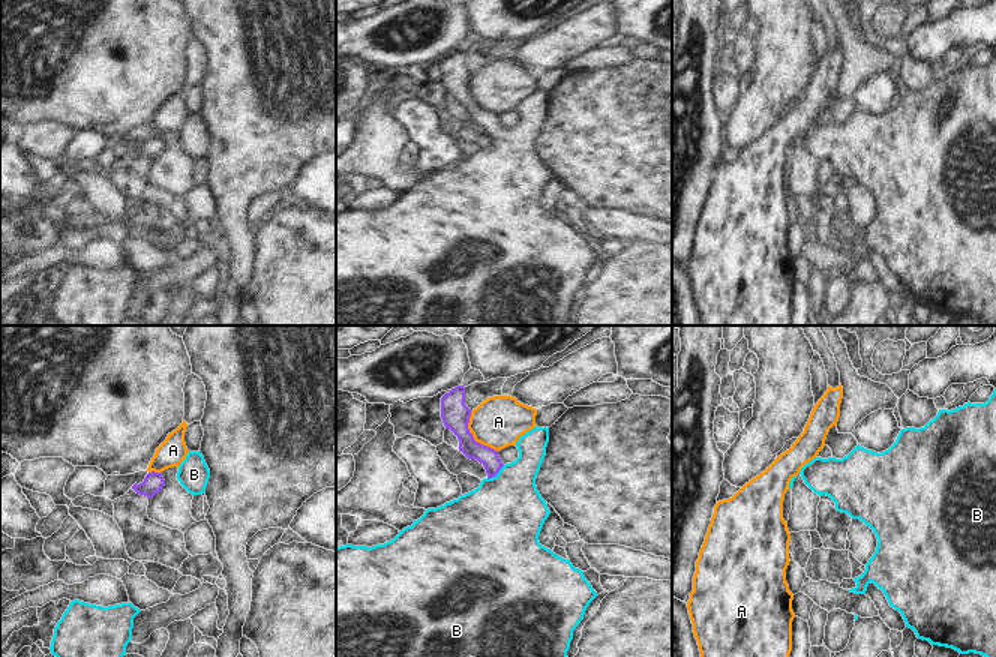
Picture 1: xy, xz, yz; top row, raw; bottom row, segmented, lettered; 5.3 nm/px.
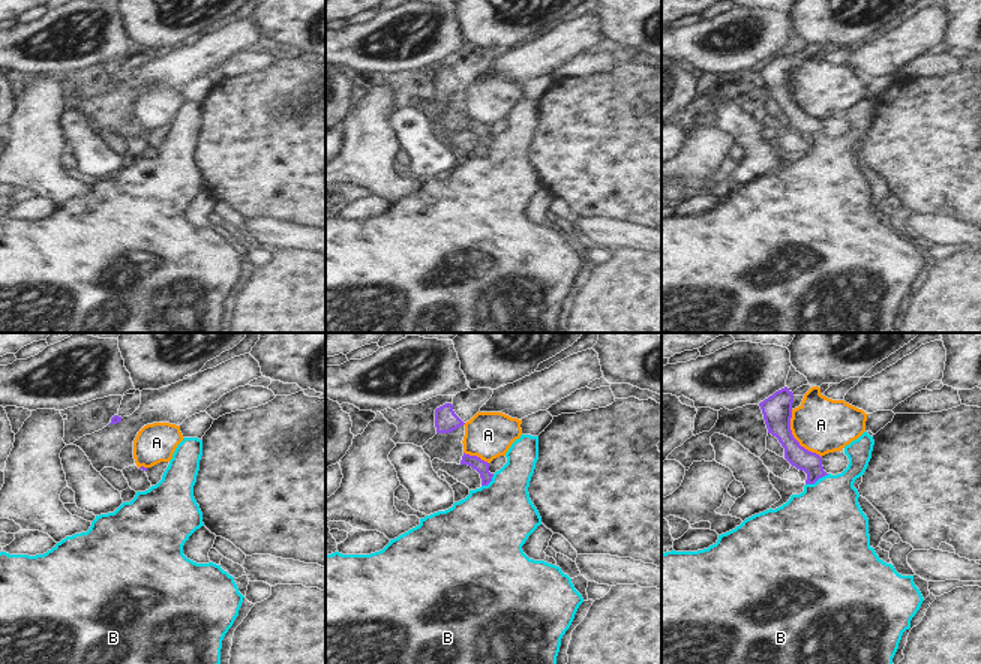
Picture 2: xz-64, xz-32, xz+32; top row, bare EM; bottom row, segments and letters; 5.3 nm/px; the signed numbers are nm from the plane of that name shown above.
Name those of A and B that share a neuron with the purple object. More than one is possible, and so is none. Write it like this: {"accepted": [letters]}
{"accepted": ["B"]}

